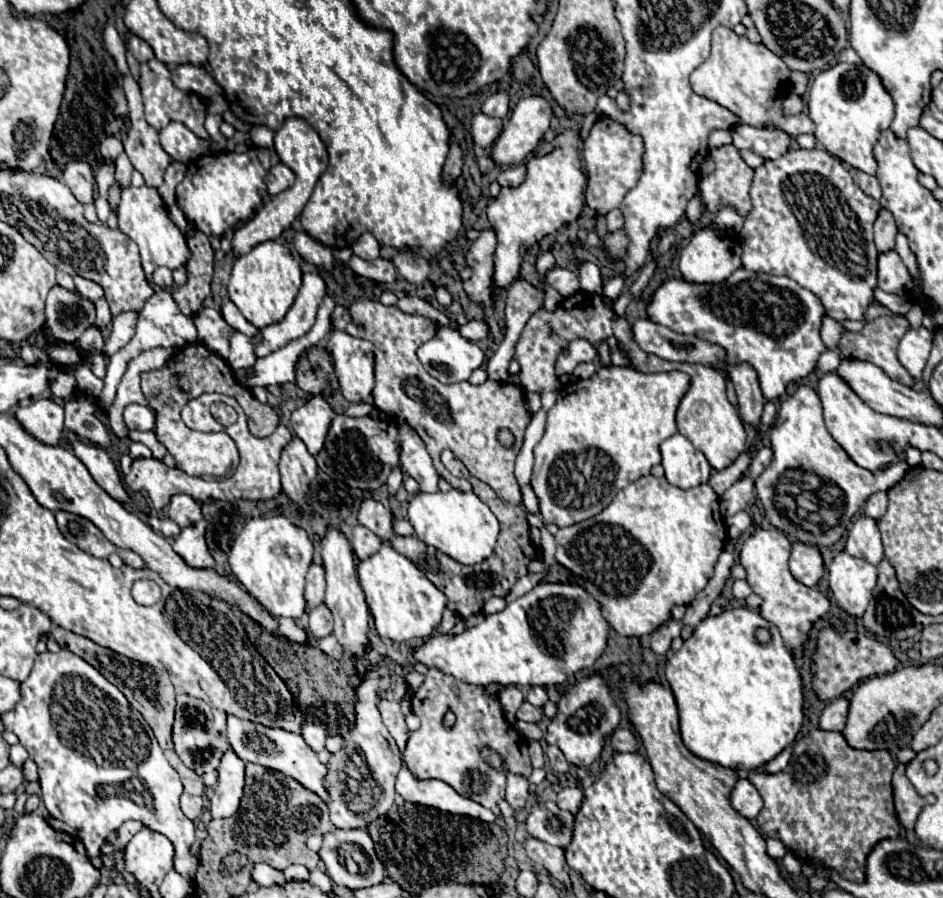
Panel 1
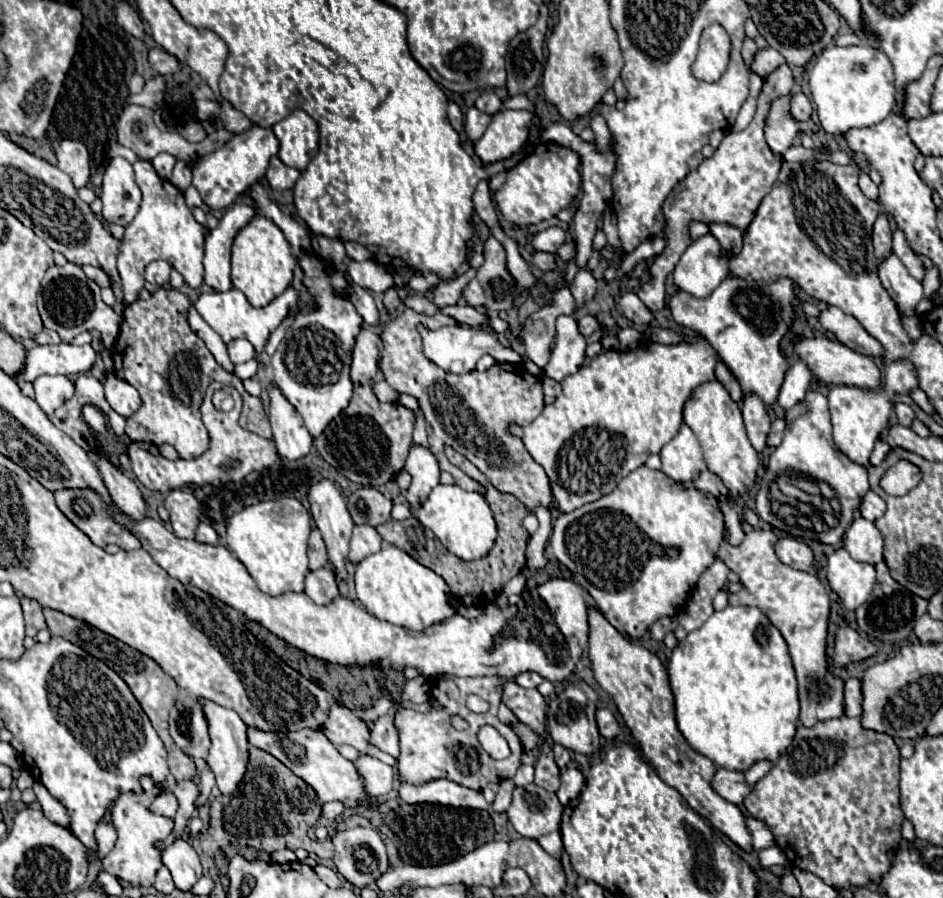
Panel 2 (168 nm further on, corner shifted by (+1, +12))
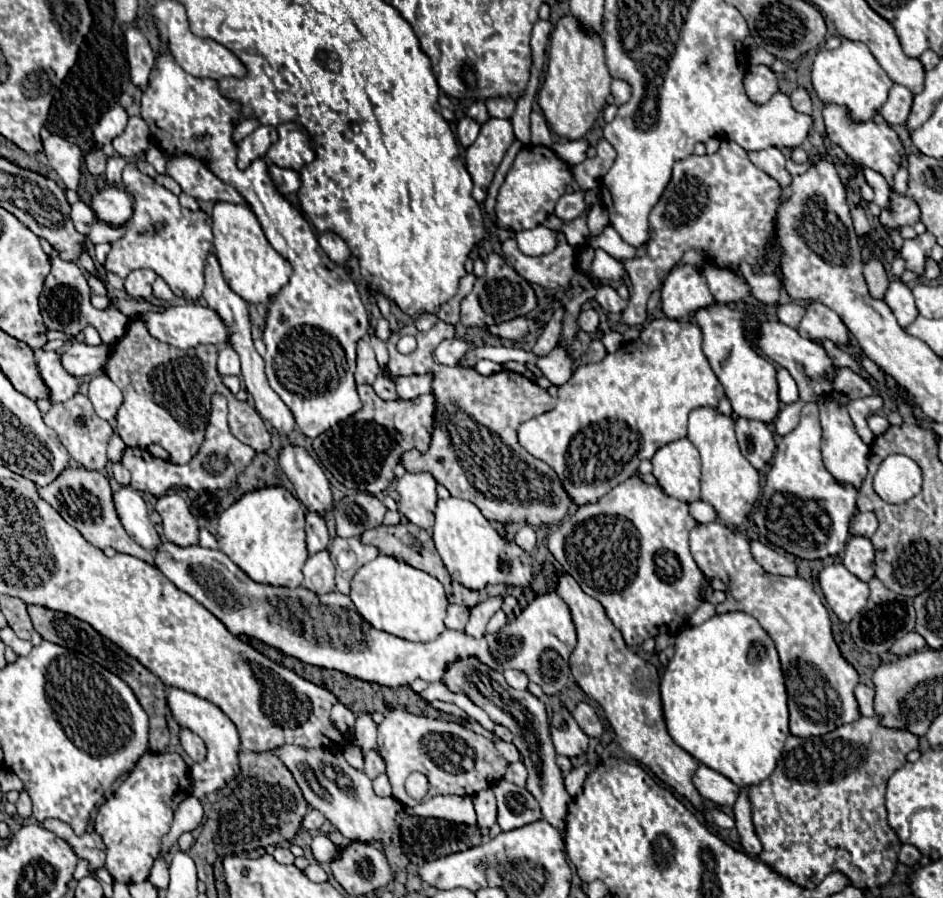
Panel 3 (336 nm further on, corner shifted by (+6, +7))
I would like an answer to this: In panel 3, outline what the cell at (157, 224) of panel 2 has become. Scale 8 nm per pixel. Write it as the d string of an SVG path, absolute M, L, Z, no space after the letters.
M129 163L123 171L123 187L131 193L133 217L125 223L127 231L121 239L111 243L107 255L107 269L119 277L129 275L135 269L153 269L177 297L197 301L205 285L205 259L213 249L211 217L205 211L191 211L181 207L177 195L157 185L149 175L143 175L135 163Z

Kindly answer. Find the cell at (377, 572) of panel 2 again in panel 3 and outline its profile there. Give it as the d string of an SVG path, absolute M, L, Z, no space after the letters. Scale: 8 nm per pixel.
M379 555L357 571L349 597L365 621L395 637L407 641L433 641L445 631L443 619L447 615L449 601L443 585L425 571L419 571L389 555Z

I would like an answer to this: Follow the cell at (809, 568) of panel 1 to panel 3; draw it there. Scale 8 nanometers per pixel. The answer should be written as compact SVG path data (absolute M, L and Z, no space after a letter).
M751 541L751 555L767 573L789 575L789 577L797 575L797 567L793 561L787 559L787 555L781 555L775 549L771 549L759 541Z

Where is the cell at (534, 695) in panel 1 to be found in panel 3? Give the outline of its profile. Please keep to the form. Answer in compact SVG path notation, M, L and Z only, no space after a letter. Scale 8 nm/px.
M507 669L503 675L505 675L507 683L509 683L513 689L527 689L527 685L529 685L529 679L527 679L527 675L525 675L523 671Z

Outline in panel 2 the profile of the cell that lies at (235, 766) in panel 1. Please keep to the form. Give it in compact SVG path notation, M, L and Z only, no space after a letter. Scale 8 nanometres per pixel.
M198 698L204 706L206 706L206 718L210 722L210 738L212 738L212 746L210 746L210 754L208 754L208 766L216 776L216 786L222 794L232 794L240 780L244 778L246 766L248 766L248 740L246 740L246 724L242 722L242 718L228 708L222 708L214 702L202 700Z

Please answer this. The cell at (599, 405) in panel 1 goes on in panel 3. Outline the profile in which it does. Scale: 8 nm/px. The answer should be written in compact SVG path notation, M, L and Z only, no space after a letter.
M665 317L649 321L641 329L641 335L631 341L631 347L621 347L599 363L577 367L573 377L559 387L555 409L521 423L519 443L533 457L549 463L557 471L573 503L595 503L615 485L635 475L639 463L643 459L651 459L659 447L683 439L687 435L687 415L693 409L715 409L725 397L721 383L701 349L701 343L703 333L691 321L671 321Z

